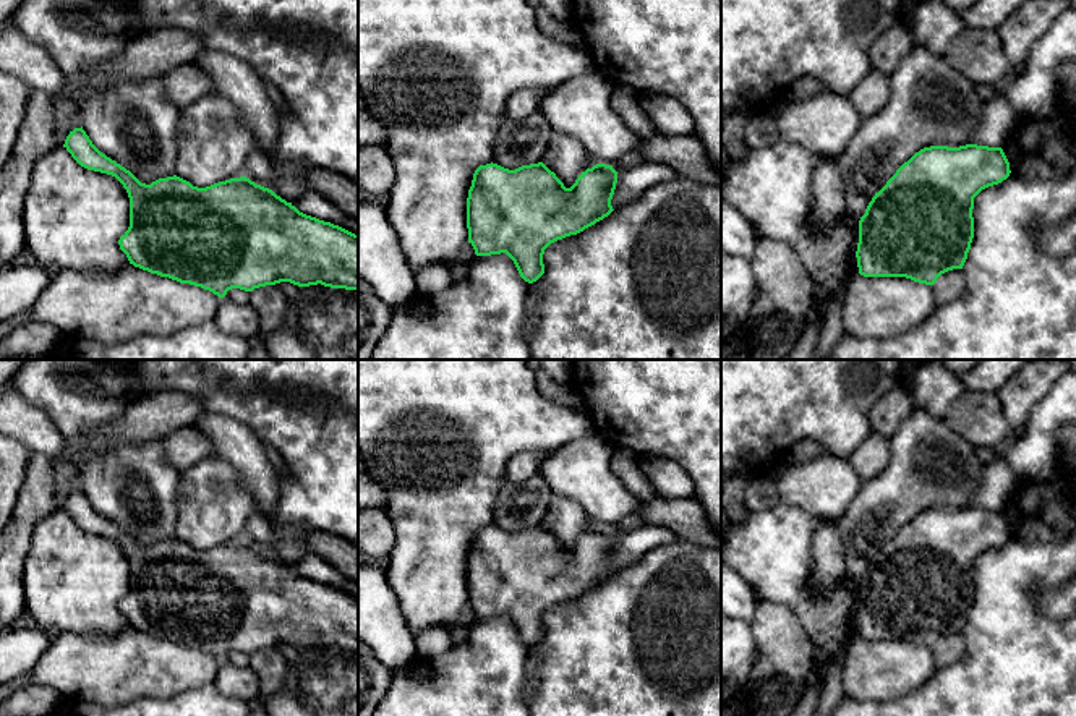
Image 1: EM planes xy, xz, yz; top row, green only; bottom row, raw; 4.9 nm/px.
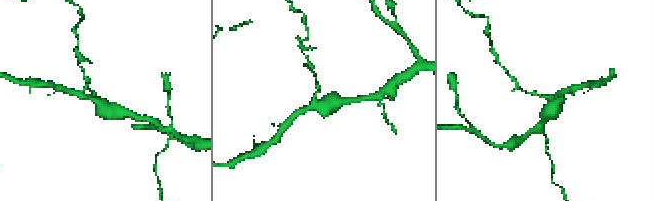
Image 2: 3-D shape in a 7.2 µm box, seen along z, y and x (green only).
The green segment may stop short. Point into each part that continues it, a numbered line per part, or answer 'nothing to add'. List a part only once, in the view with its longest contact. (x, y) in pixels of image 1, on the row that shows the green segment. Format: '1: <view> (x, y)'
nothing to add

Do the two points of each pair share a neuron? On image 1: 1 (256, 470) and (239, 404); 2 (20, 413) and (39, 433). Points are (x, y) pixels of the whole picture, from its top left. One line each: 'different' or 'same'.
1: different
2: same

